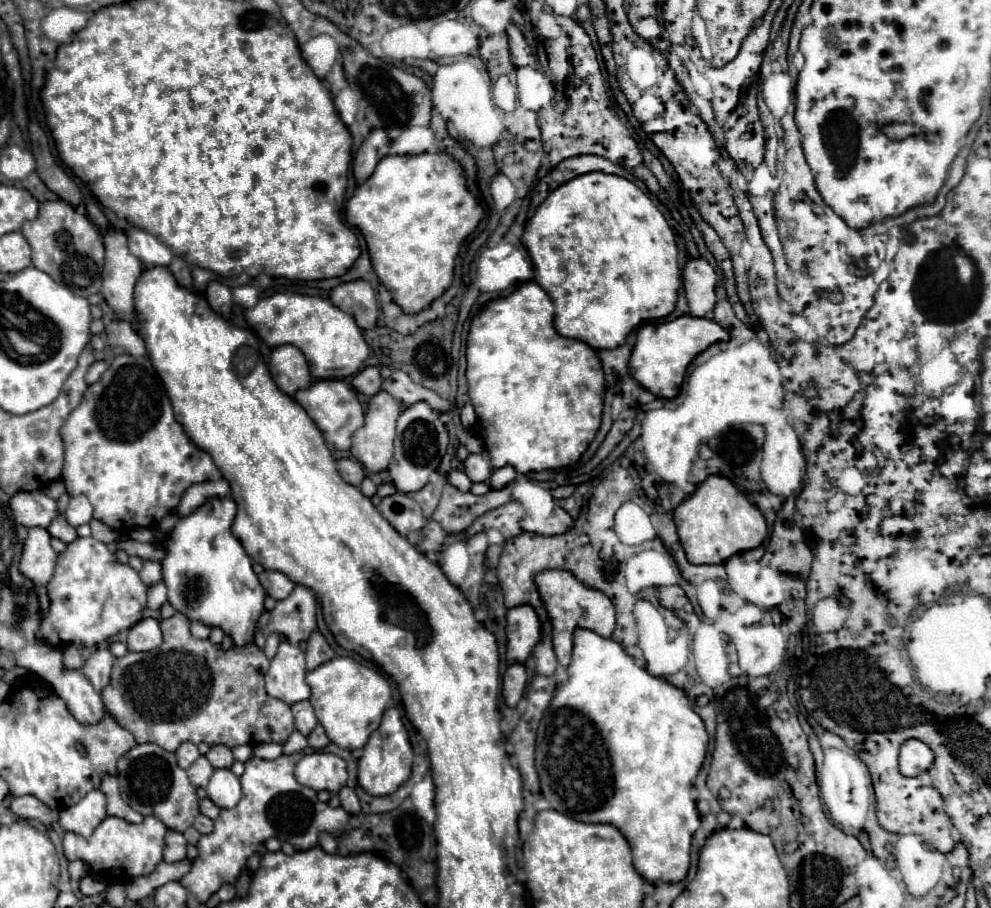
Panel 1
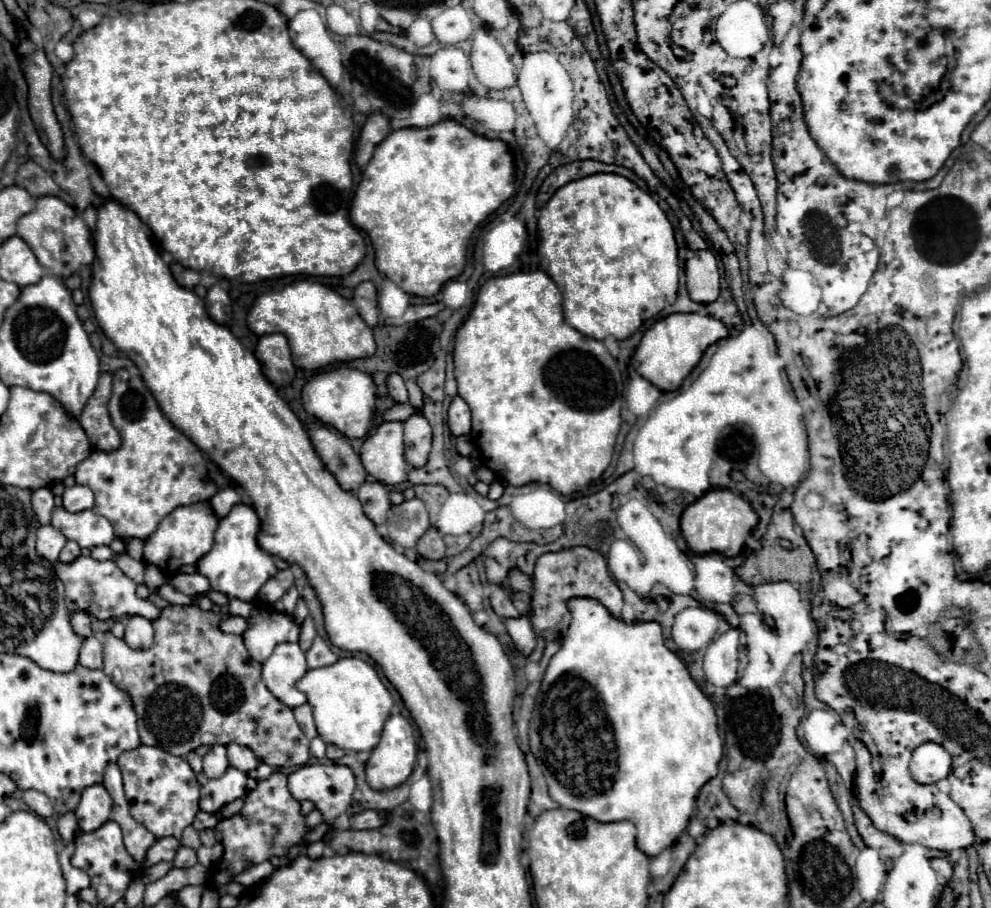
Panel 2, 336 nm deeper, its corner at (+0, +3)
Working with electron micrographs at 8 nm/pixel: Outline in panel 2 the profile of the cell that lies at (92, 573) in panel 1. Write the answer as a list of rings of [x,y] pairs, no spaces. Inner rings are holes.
[[[78,557],[72,563],[56,563],[56,575],[66,587],[66,609],[68,613],[90,613],[98,621],[108,621],[108,619],[120,619],[126,615],[142,615],[146,619],[156,619],[160,615],[160,609],[152,605],[148,599],[140,599],[136,595],[136,583],[126,577],[118,565],[110,561],[96,561],[92,557]]]

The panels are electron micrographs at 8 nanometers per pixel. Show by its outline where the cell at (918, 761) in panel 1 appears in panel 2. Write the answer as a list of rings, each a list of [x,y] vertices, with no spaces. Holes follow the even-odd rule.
[[[922,743],[914,749],[910,773],[916,783],[938,783],[952,771],[950,753],[938,743]]]

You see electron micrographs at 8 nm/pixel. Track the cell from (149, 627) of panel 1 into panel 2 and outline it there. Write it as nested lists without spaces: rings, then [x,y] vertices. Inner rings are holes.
[[[130,617],[126,623],[126,633],[124,633],[124,641],[132,647],[132,649],[150,649],[152,641],[154,641],[154,627],[152,621],[148,621],[146,617]]]

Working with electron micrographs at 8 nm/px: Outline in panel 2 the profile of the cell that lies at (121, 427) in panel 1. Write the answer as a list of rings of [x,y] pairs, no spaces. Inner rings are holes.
[[[128,369],[114,373],[108,413],[122,437],[120,449],[112,453],[92,451],[90,457],[76,467],[74,477],[78,485],[94,491],[96,503],[92,511],[112,521],[118,537],[146,541],[172,509],[208,501],[218,493],[218,485],[210,479],[210,467],[202,451],[166,419],[140,375]]]

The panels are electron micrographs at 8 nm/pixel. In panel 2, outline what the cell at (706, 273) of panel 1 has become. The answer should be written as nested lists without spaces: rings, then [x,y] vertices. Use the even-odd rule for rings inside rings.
[[[696,251],[686,261],[688,295],[696,303],[712,303],[720,295],[720,273],[712,251]]]

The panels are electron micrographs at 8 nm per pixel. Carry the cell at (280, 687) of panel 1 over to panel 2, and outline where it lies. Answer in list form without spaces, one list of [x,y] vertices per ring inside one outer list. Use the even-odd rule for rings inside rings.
[[[280,643],[268,661],[262,663],[262,681],[270,693],[286,707],[306,703],[306,695],[296,689],[296,681],[306,675],[306,655],[298,643]]]

